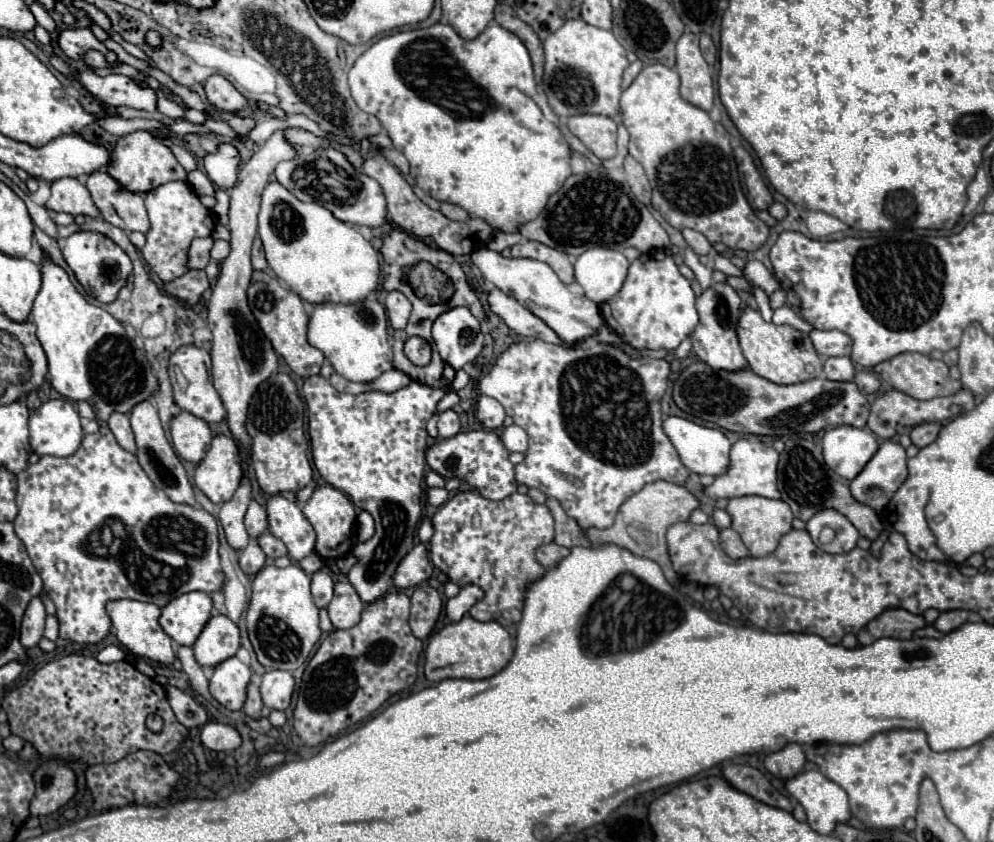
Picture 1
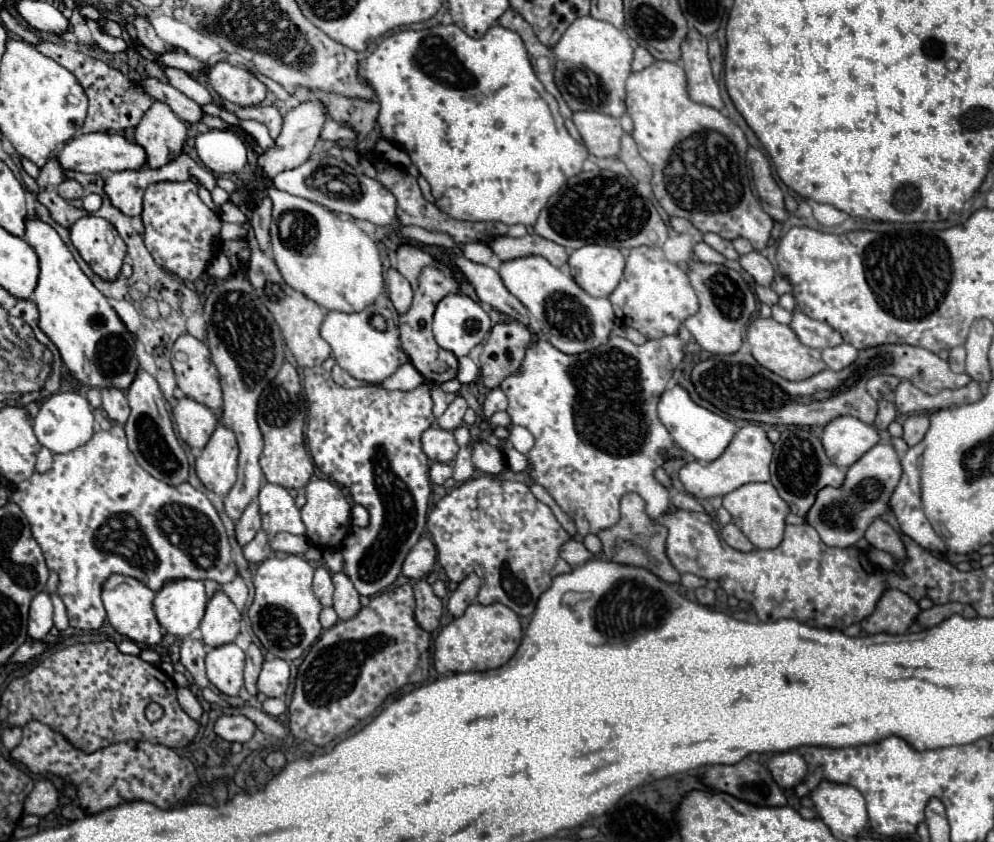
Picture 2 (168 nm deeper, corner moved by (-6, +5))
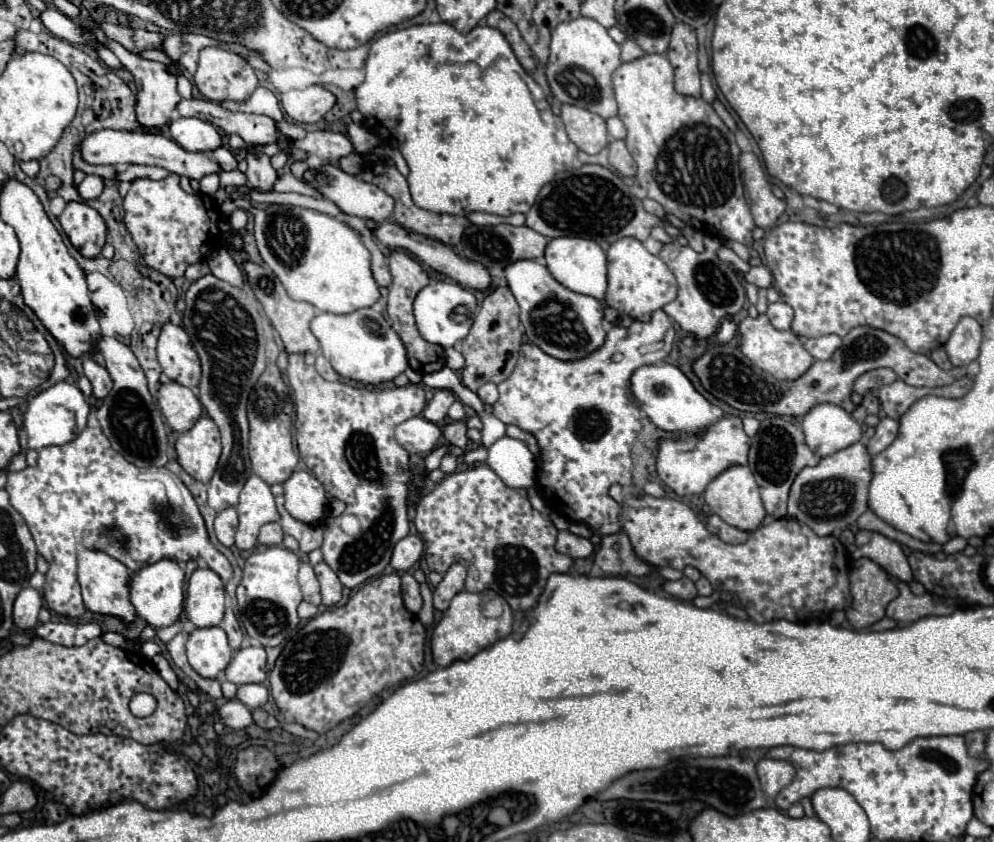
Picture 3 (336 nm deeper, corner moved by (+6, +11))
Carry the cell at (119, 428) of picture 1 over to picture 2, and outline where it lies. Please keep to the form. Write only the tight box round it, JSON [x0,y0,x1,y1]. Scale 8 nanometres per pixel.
[101,391,129,425]

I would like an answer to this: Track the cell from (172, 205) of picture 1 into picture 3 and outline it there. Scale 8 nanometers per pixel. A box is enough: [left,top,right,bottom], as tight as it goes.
[123,175,221,277]

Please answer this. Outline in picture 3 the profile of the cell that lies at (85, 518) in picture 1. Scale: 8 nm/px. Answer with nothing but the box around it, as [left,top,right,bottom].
[5,427,233,617]

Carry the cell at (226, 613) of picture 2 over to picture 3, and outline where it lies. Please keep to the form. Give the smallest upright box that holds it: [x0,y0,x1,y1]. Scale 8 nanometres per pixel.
[185,567,225,627]

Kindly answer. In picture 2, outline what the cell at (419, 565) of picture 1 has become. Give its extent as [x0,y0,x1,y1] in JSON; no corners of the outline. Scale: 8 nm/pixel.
[403,537,437,579]

